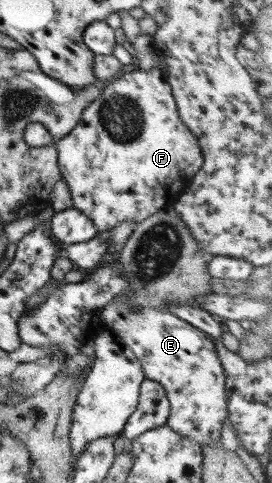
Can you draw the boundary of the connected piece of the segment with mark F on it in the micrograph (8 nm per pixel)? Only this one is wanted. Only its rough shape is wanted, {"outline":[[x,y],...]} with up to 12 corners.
{"outline":[[164,72],[101,85],[54,142],[97,235],[173,207],[203,160]]}

